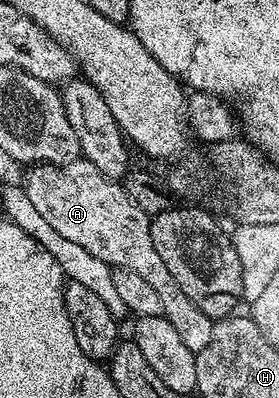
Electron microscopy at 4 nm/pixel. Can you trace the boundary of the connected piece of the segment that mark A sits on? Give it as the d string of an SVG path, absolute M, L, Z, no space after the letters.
M83 158L69 164L38 164L29 167L27 172L28 177L22 180L24 193L53 230L58 230L62 238L82 246L82 250L90 250L90 254L94 254L94 258L98 258L103 264L112 268L129 268L134 270L134 274L146 278L146 282L150 282L150 286L158 290L163 315L174 326L174 330L178 330L182 342L186 342L186 346L190 346L194 353L206 350L214 322L206 314L202 314L202 310L198 310L198 306L194 306L194 302L190 302L186 294L182 294L178 282L174 282L174 274L170 274L170 270L166 270L165 264L162 263L162 258L158 258L158 250L154 250L154 242L150 238L152 221L144 213L142 206L134 206L130 194L126 194L123 183L107 180L102 170L98 170L98 166Z

